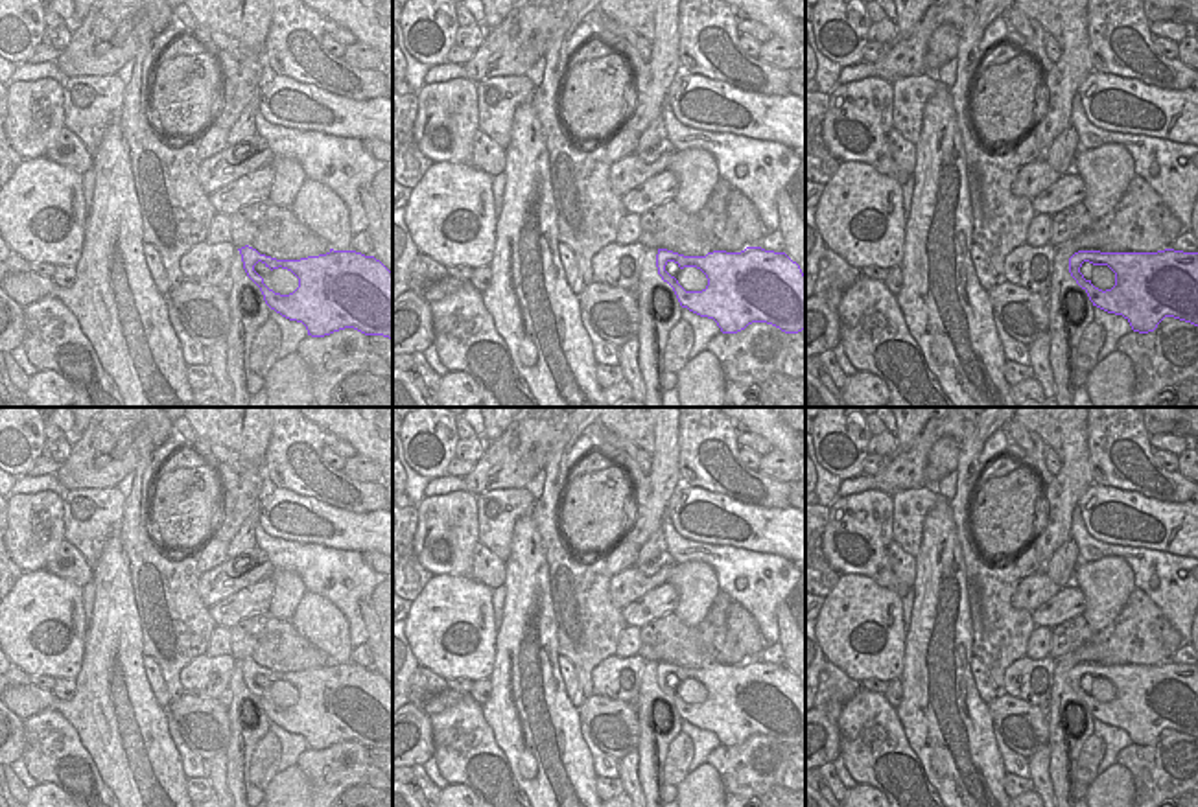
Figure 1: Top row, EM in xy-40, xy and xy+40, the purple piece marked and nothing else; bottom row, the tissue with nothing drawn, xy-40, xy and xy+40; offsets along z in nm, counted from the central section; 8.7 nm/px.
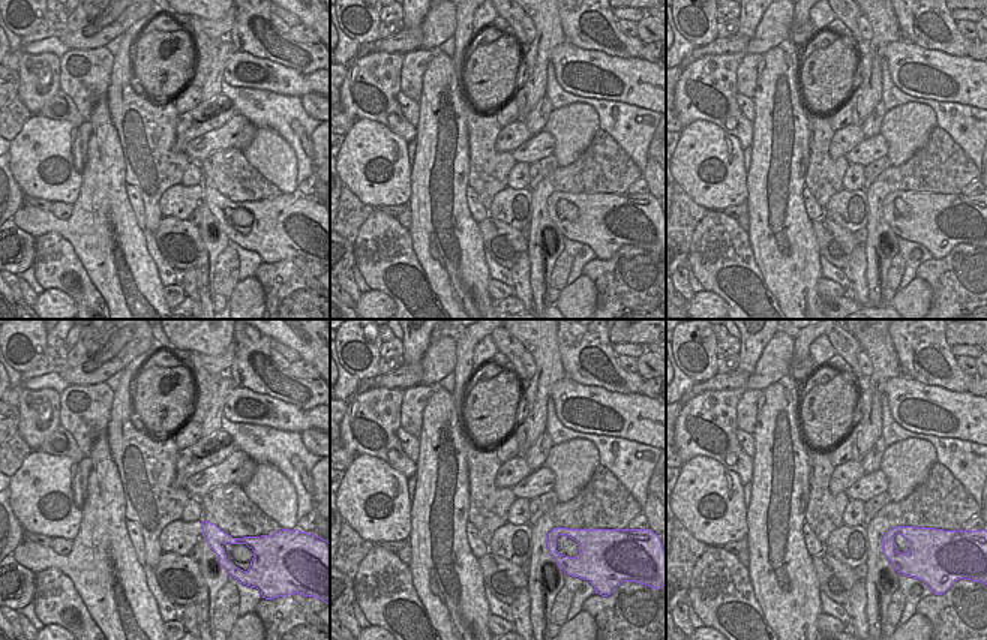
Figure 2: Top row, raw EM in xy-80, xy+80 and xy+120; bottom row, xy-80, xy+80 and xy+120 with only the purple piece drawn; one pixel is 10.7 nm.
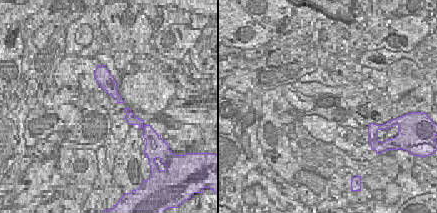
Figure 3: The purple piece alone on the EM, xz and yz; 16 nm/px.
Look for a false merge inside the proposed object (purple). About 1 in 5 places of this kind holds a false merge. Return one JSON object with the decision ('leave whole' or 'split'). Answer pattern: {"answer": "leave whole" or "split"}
{"answer": "leave whole"}

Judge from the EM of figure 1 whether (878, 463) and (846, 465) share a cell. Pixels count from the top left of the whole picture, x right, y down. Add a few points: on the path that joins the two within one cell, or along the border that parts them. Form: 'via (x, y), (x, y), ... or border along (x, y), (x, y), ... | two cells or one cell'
border along (869, 454), (861, 472) | two cells

